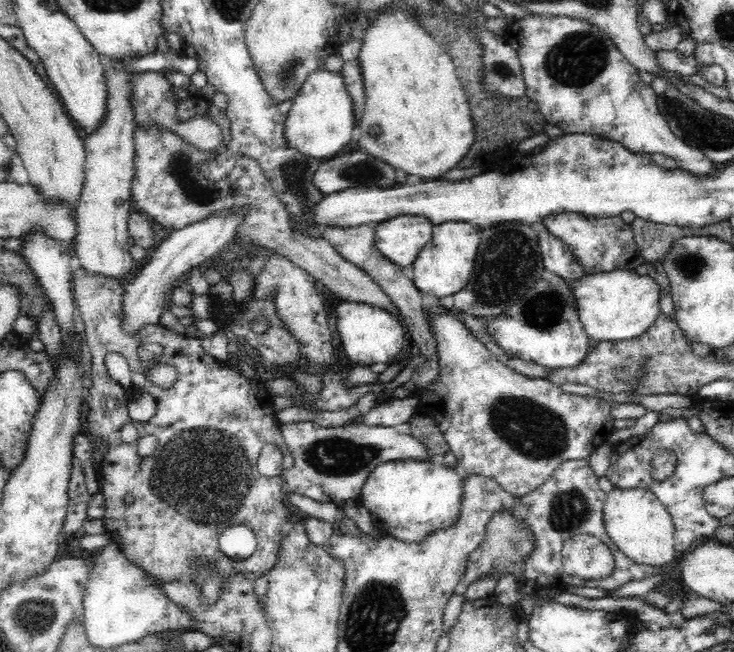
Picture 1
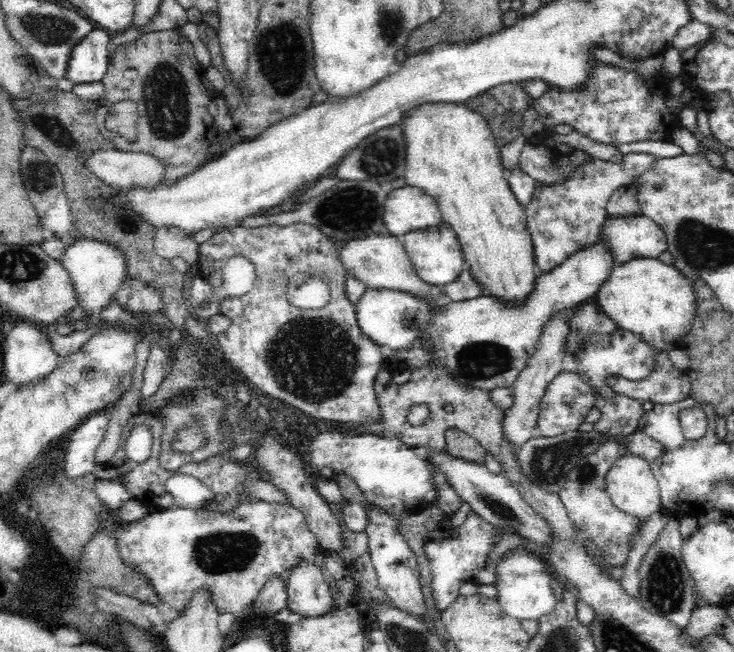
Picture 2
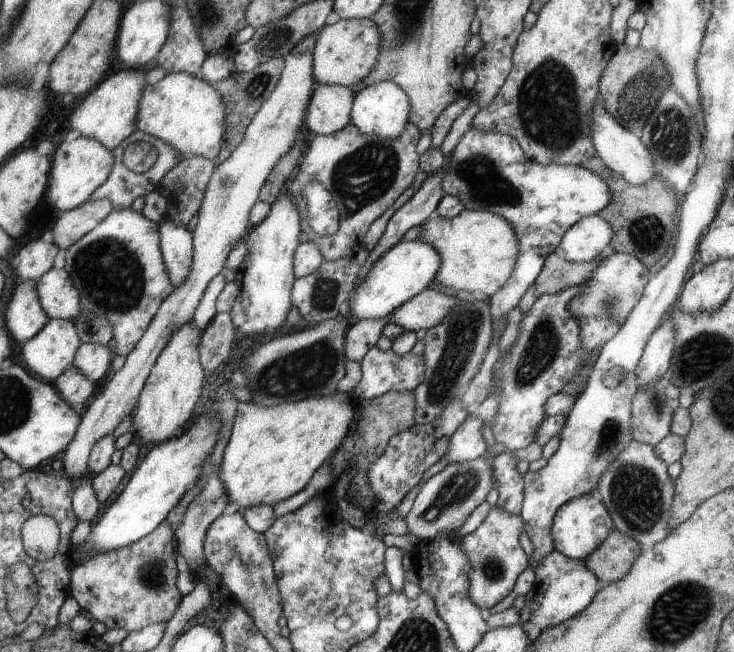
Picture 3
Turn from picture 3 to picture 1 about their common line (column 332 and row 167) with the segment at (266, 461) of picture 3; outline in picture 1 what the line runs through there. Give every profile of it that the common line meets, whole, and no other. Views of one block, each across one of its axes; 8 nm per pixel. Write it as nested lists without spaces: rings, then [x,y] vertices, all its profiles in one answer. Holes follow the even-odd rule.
[[[398,7],[382,11],[371,21],[361,43],[357,57],[365,86],[365,112],[357,130],[361,149],[394,169],[403,170],[412,180],[434,181],[456,168],[472,148],[476,126],[451,57],[414,17]]]

